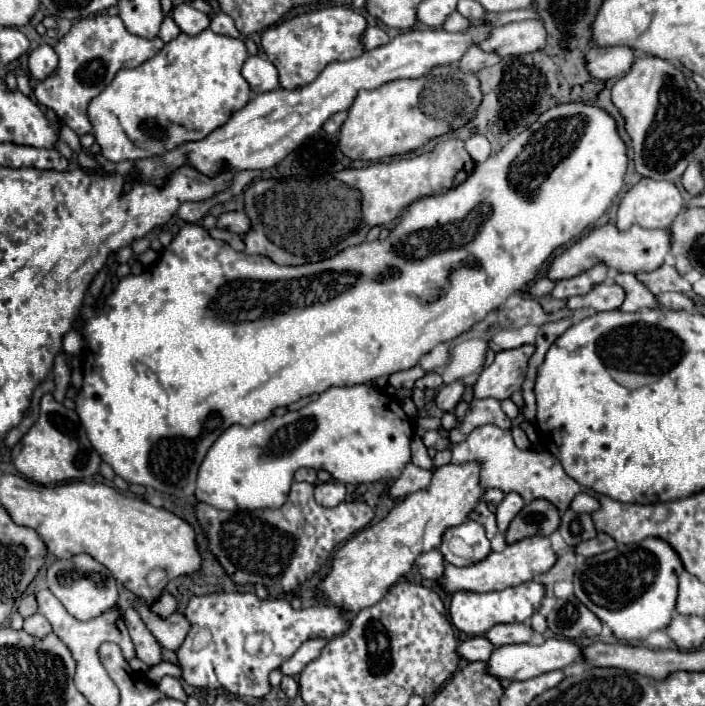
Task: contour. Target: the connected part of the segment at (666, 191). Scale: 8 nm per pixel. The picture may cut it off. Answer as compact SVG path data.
M641 179L627 191L627 195L619 203L617 213L617 227L619 231L627 231L633 225L641 225L645 229L667 229L683 207L683 197L679 189L671 181L655 181L655 179Z

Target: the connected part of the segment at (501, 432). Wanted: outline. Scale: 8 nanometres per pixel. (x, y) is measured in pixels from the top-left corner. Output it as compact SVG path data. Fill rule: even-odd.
M483 425L473 429L465 441L461 443L453 443L449 441L447 435L441 435L439 431L427 431L423 437L423 443L427 447L433 447L437 451L449 449L451 451L451 461L453 463L467 463L467 461L479 461L481 463L481 485L485 489L489 487L497 487L505 493L515 491L519 493L525 503L531 503L533 499L547 499L553 505L557 505L559 511L569 509L571 501L573 501L573 493L589 493L587 487L579 485L575 479L571 479L561 463L551 455L551 453L537 453L537 451L521 451L515 447L513 437L511 437L511 429L501 429L495 425Z

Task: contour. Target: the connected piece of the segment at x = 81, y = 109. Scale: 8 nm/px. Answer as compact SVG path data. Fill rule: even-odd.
M99 13L87 19L73 23L67 35L59 39L53 47L59 55L59 65L53 75L35 85L35 97L45 107L51 107L59 119L67 123L79 137L91 133L91 121L87 117L87 105L93 97L97 97L115 77L115 73L123 67L137 67L143 61L151 59L159 53L163 41L143 39L129 33L119 17L111 17L107 13Z

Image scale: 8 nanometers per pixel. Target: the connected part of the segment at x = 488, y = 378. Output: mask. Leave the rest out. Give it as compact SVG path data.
M523 345L519 349L497 353L495 361L481 371L473 387L473 395L477 399L487 399L487 397L493 397L497 401L509 399L515 391L521 389L527 363L533 351L535 351L533 345Z

